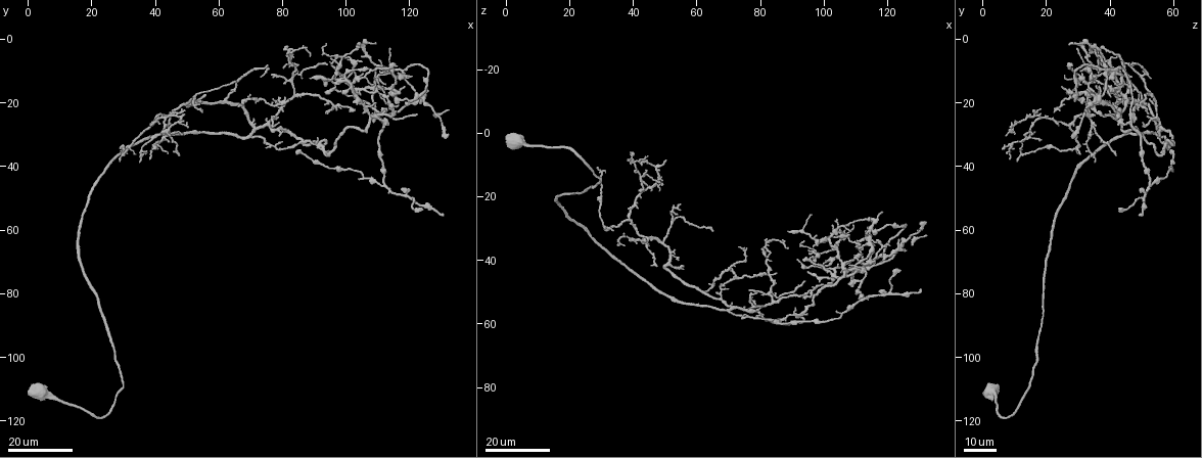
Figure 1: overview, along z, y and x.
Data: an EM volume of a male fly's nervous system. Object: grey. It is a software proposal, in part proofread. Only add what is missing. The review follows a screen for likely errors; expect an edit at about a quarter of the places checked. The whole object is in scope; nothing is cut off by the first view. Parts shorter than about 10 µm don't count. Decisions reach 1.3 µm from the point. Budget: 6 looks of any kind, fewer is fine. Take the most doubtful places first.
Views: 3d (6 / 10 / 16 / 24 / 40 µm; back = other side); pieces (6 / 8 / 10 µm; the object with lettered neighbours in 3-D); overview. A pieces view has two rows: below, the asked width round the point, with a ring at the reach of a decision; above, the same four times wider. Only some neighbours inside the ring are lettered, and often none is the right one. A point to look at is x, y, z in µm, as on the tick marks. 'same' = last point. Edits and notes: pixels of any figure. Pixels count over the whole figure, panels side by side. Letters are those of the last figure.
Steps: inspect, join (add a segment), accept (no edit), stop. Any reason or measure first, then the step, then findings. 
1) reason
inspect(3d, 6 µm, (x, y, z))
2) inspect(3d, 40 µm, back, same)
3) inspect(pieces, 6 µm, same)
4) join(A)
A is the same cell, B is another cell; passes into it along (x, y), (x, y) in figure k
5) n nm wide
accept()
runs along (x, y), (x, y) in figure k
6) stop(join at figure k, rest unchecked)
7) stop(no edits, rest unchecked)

inspect(3d, 24 µm, (47.5, 36.0, 41.5))

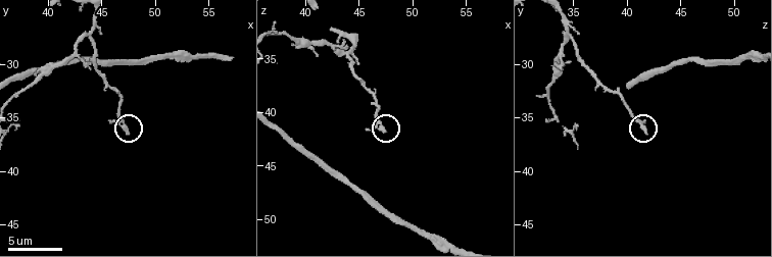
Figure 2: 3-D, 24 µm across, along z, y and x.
what lies round it
inspect(pieces, 10 µm, (47.4, 36.4, 41.6))

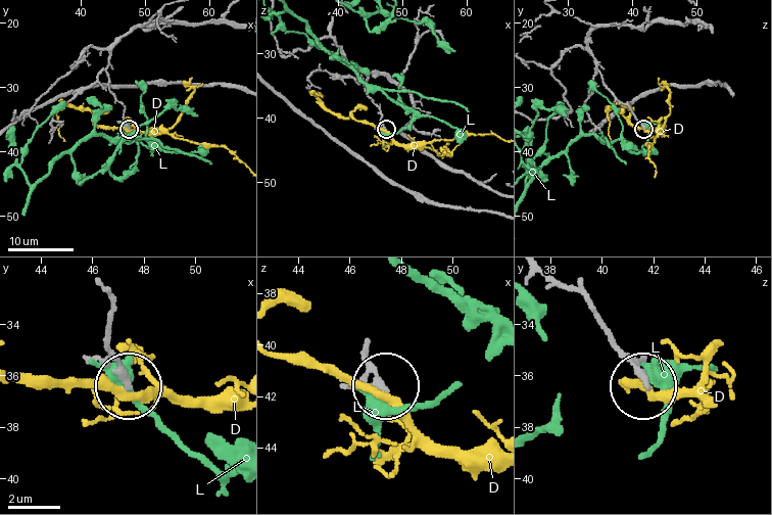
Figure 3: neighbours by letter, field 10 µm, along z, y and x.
accept()
D and L are other cells; none of them fits

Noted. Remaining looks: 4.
tapers out
inspect(3d, 16 µm, (64.5, 12.5, 30.5))

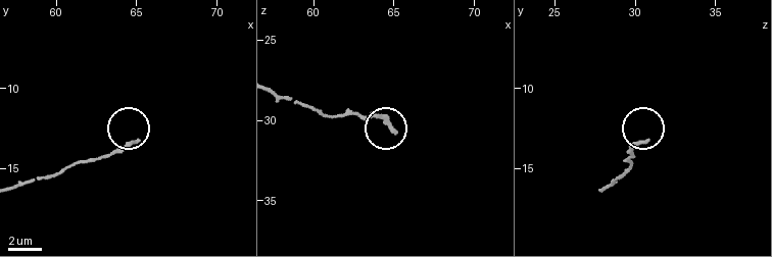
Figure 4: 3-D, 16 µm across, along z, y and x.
inspect(pieces, 10 µm, (65.1, 13.2, 30.7))

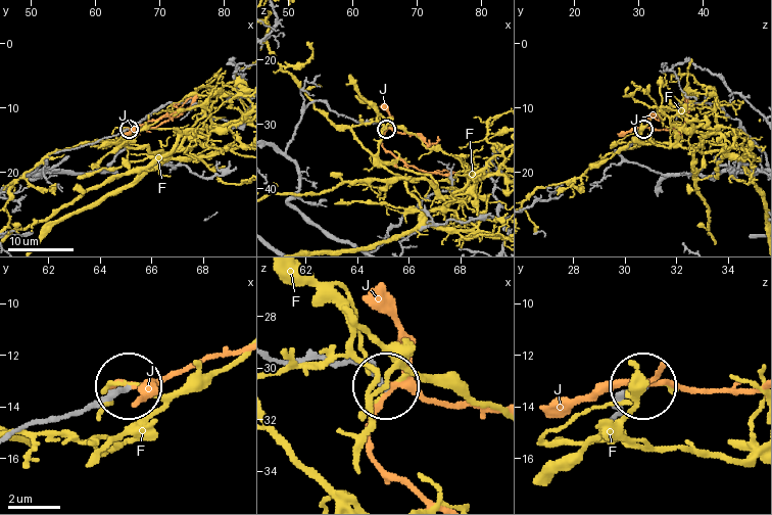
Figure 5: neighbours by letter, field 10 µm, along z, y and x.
accept()
F and J are other cells; none of them fits

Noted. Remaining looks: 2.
end of a long branch
inspect(3d, 16 µm, (85.0, 36.0, 60.0))

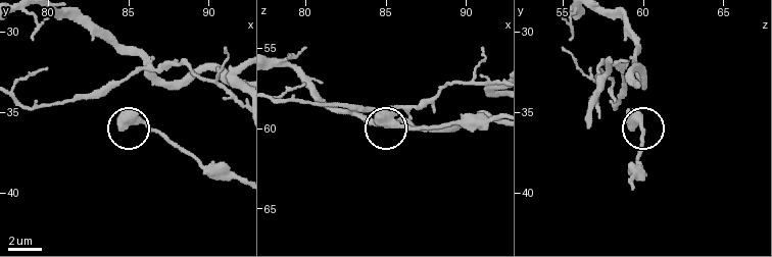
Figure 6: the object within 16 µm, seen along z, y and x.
see the neighbours
inspect(pieces, 10 µm, (84.5, 36.0, 59.3))

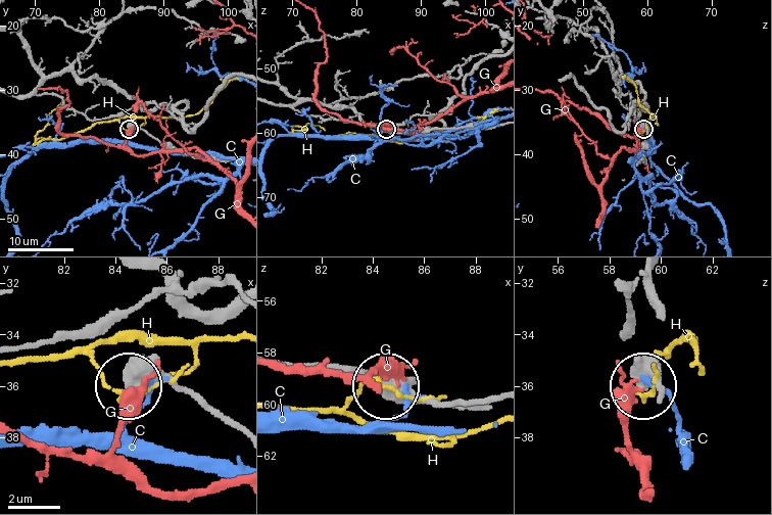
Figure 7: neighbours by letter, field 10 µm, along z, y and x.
accept()
C, G and H are other cells; no lettered segment goes on from it

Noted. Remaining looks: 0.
stop(no edits, rest unchecked)

